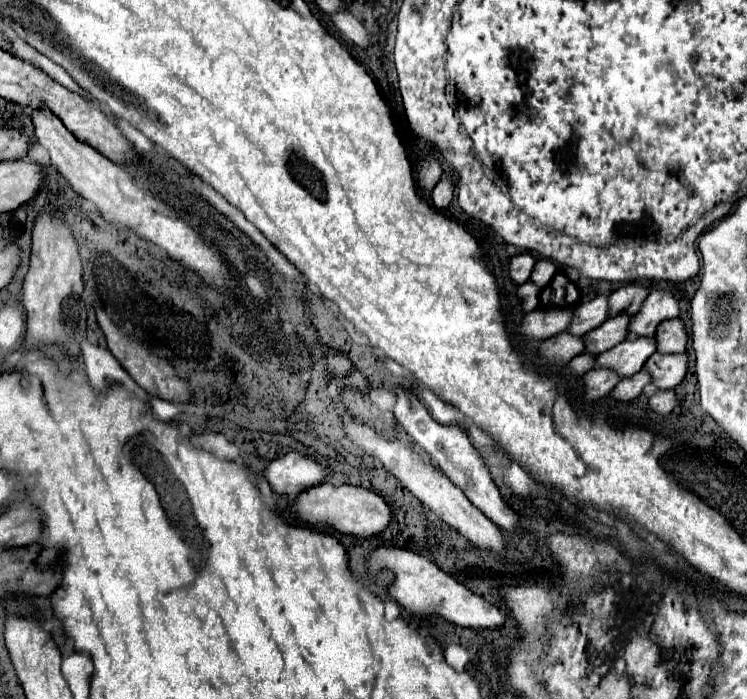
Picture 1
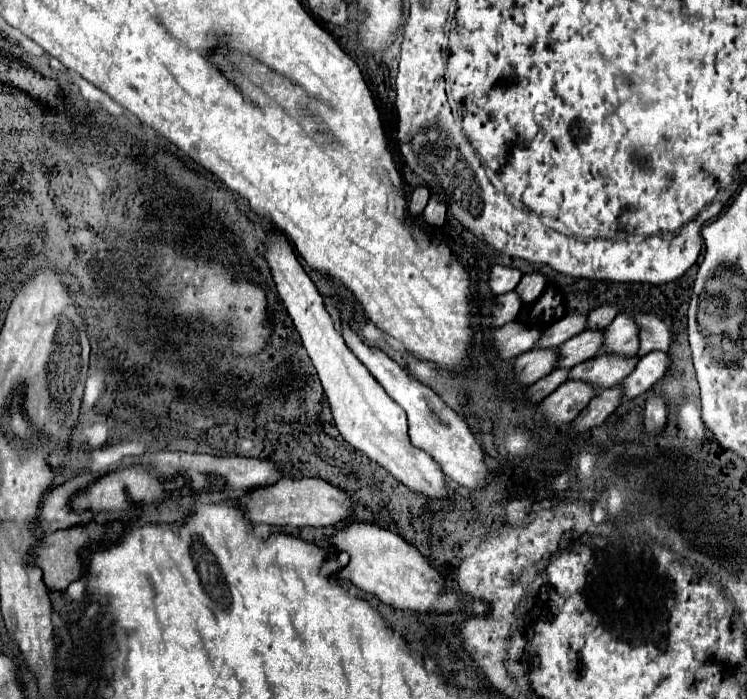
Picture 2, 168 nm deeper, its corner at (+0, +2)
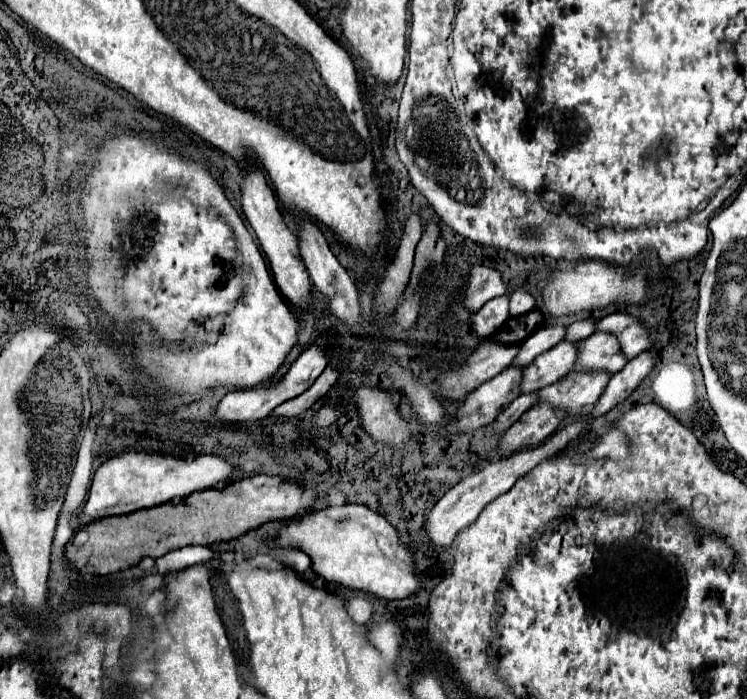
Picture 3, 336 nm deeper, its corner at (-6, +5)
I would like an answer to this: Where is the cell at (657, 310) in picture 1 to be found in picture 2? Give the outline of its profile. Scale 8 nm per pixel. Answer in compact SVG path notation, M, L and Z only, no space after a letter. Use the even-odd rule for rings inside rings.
M621 312L615 316L615 320L605 328L605 354L637 354L639 348L639 338L637 338L637 324L633 322L631 314Z

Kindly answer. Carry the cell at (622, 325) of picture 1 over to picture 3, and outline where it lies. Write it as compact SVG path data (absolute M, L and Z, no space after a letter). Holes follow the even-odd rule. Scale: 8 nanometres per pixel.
M561 341L551 351L539 355L523 371L523 391L543 389L559 379L563 379L575 365L579 353L579 343Z

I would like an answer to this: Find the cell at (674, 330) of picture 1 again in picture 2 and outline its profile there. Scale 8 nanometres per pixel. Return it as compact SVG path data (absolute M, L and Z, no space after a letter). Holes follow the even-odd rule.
M633 312L633 318L639 326L639 352L637 352L637 356L643 356L653 350L661 350L661 352L669 350L671 332L661 318L657 318L655 314L641 314L641 312L637 312L637 314Z

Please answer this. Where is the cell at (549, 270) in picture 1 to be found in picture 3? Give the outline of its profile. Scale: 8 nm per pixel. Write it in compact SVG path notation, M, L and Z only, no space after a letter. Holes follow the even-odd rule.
M517 289L517 291L511 295L511 305L509 305L511 315L529 313L533 307L535 307L535 299L533 299L533 295L531 295L529 291Z

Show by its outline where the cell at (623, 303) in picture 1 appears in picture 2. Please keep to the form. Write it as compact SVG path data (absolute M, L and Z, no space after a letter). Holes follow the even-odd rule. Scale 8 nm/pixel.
M607 304L595 308L595 310L589 312L589 316L587 316L587 328L589 328L589 330L601 330L601 328L609 326L611 320L617 316L617 312L619 312L617 306L607 306Z

